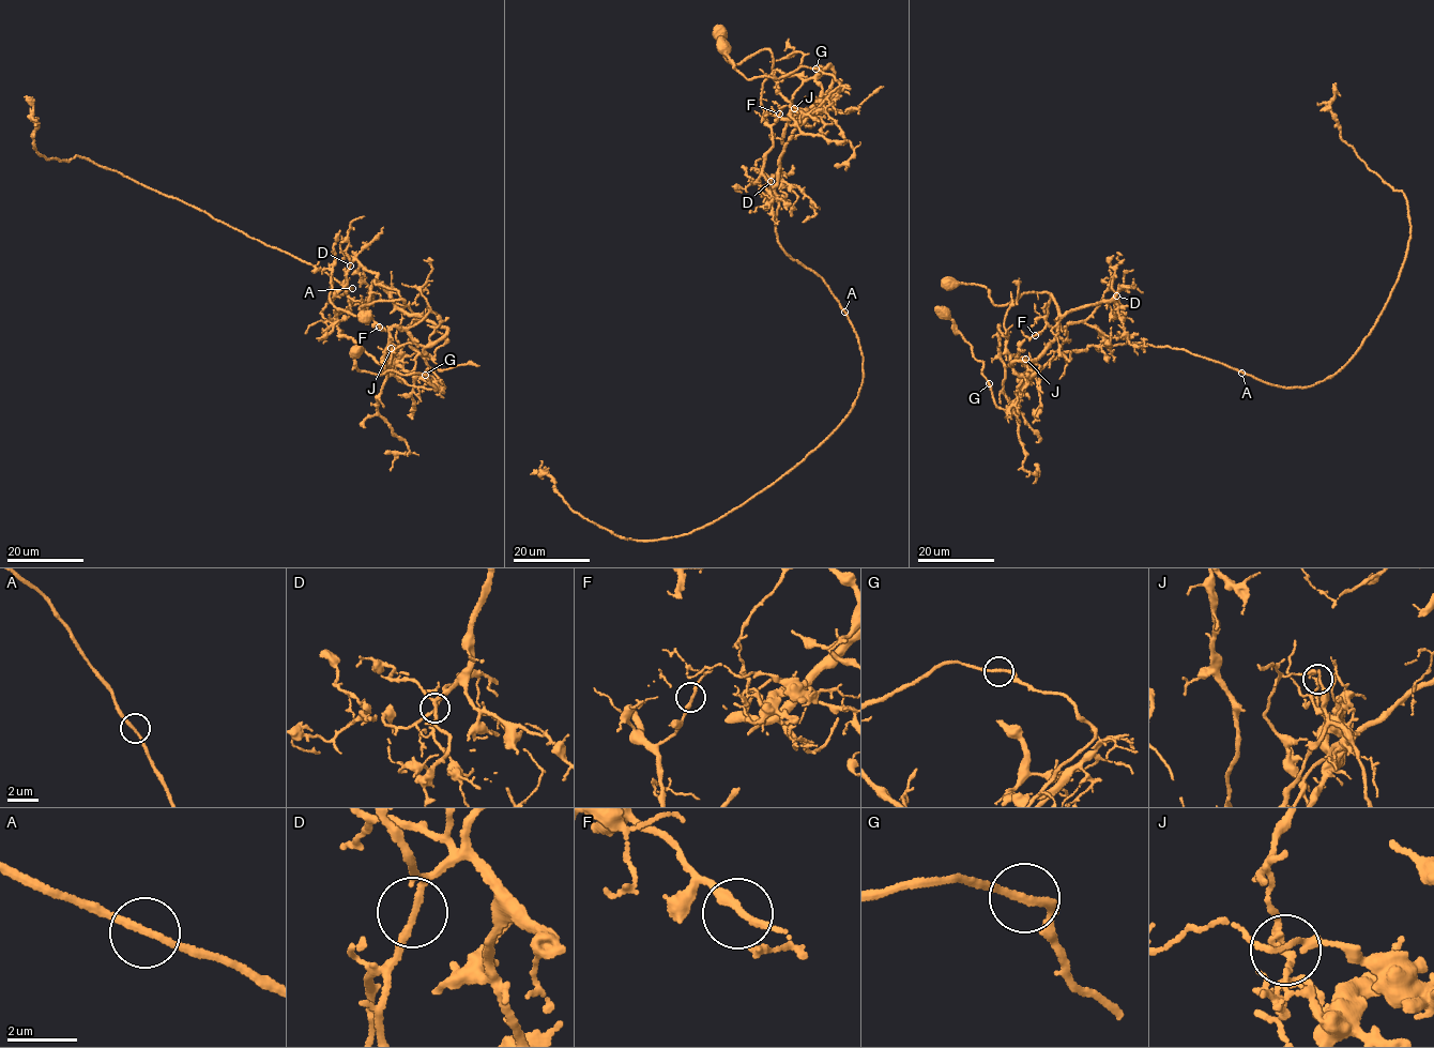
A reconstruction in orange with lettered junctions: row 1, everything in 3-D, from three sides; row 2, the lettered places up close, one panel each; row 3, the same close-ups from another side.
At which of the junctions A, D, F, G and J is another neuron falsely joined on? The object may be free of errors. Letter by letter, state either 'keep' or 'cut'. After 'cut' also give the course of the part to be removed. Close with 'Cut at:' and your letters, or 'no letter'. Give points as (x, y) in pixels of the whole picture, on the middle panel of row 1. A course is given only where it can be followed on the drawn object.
A: keep
D: keep
F: keep
G: keep
J: cut | (794, 108), (776, 234), (858, 339), (848, 415), (768, 487), (677, 536), (622, 538), (531, 474)
Cut at: J

